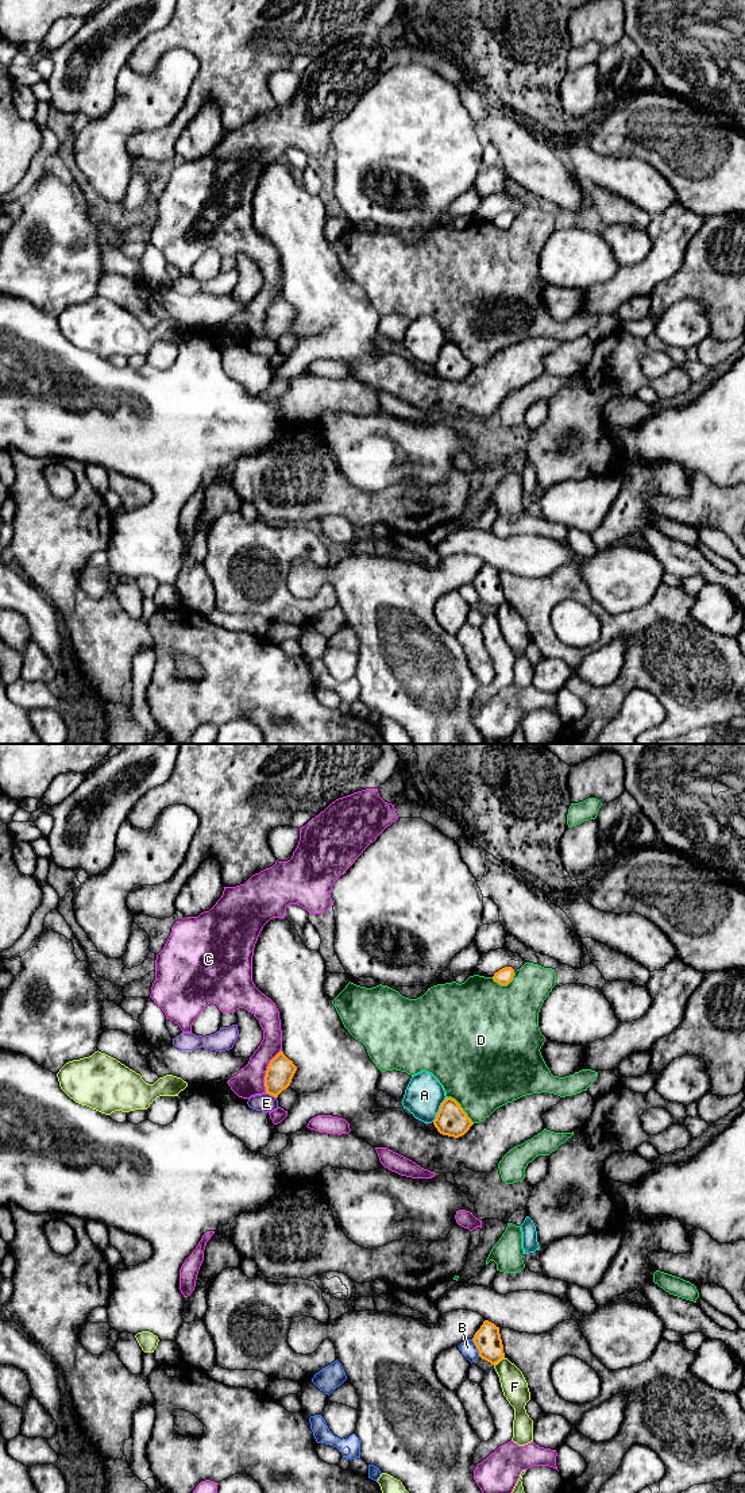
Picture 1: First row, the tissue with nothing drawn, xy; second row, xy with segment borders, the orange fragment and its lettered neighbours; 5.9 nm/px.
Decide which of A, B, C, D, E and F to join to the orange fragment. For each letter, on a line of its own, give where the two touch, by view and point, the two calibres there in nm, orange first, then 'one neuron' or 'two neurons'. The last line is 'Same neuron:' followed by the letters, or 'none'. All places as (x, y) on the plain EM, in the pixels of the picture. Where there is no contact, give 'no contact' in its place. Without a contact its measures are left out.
A: contact xy (440, 353); calibres 180 and 220 nm; two neurons
B: contact xy (477, 591); calibres 160 and 90 nm; two neurons
C: contact xy (266, 315); calibres 160 and 170 nm; two neurons
D: contact xy (462, 353); calibres 180 and 460 nm; two neurons
E: contact xy (271, 339); calibres 160 and 110 nm; two neurons
F: contact xy (498, 605); calibres 160 and 160 nm; two neurons
Same neuron: none

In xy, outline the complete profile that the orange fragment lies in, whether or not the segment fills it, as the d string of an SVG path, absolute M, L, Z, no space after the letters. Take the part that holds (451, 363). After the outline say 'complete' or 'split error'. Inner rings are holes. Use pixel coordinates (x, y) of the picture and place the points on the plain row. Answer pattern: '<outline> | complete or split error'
M445 342L433 369L440 378L459 382L464 379L474 367L455 343Z | complete

